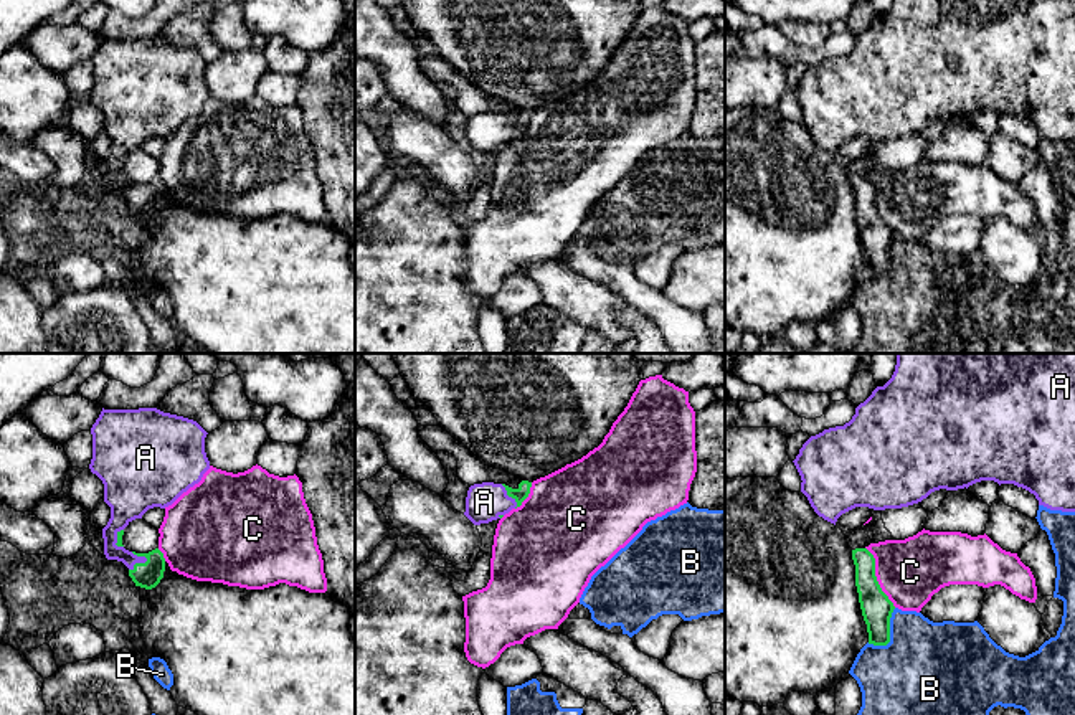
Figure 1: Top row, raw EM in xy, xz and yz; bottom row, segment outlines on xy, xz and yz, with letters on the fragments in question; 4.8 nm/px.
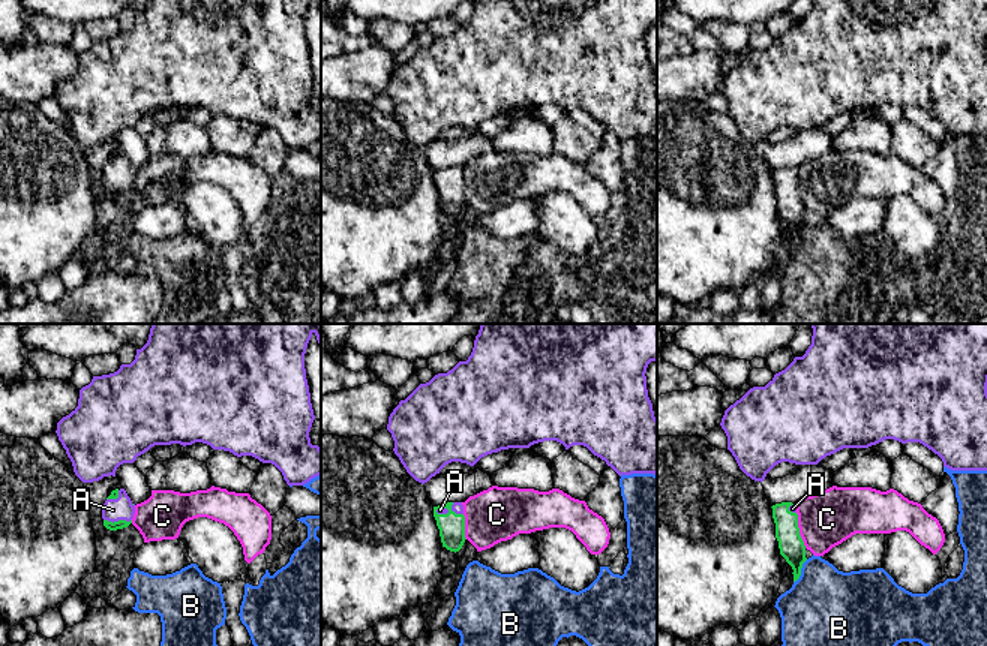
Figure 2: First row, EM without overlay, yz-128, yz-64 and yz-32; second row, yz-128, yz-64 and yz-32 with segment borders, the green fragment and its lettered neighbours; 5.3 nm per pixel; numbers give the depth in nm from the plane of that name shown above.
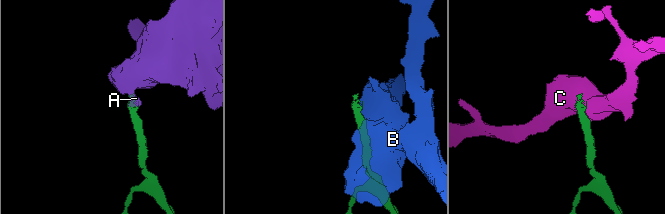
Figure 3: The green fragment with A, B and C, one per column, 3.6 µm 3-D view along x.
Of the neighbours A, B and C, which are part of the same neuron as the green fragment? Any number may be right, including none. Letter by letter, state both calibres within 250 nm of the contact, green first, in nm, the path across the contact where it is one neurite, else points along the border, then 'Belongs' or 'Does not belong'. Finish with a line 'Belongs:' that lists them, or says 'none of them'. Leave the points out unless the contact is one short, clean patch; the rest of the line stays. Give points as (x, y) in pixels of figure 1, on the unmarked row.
A: Thickness 130 nm (green) against 100 nm. Belongs
B: Thickness 150 nm (green) against 460 nm. Does not belong
C: Thickness 150 nm (green) against 320 nm. Boundary: yz (866, 177), (874, 189), (876, 210), (895, 236). Does not belong
Belongs: A

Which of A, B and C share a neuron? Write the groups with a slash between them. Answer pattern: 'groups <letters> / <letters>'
groups A / B / C

